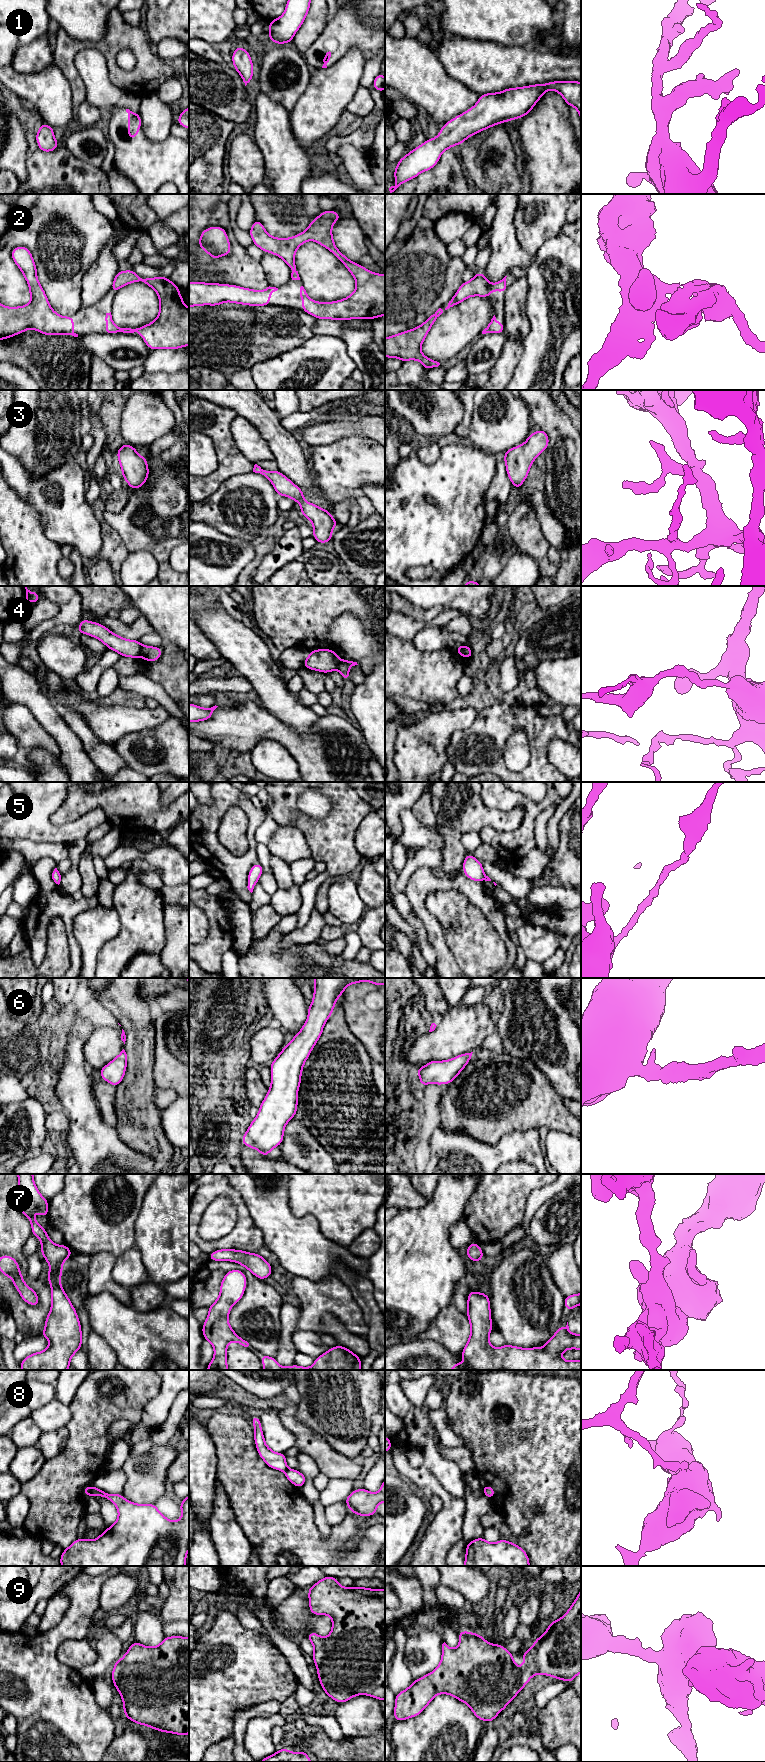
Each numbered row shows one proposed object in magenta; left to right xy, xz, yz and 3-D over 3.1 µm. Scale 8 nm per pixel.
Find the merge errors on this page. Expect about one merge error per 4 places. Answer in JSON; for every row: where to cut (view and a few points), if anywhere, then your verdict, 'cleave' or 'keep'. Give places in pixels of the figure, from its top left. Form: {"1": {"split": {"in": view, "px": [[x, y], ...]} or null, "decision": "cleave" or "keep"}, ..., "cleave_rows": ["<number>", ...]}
{"1": {"split": null, "decision": "keep"}, "2": {"split": null, "decision": "keep"}, "3": {"split": null, "decision": "keep"}, "4": {"split": {"in": "xy", "px": [[142, 645], [140, 656]]}, "decision": "cleave"}, "5": {"split": {"in": "xy", "px": [[60, 877], [55, 882]]}, "decision": "cleave"}, "6": {"split": null, "decision": "keep"}, "7": {"split": null, "decision": "keep"}, "8": {"split": {"in": "xy", "px": [[89, 1486], [90, 1494]]}, "decision": "cleave"}, "9": {"split": null, "decision": "keep"}, "cleave_rows": ["4", "5", "8"]}

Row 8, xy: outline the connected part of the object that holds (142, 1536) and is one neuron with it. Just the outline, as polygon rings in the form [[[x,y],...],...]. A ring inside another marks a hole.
[[[90,1486],[90,1495],[102,1496],[114,1503],[118,1510],[118,1519],[97,1539],[78,1538],[64,1549],[59,1558],[61,1566],[186,1566],[189,1549],[189,1495],[179,1504],[182,1517],[178,1521],[168,1520],[155,1504],[135,1504],[126,1500],[122,1494],[108,1494],[99,1488]]]

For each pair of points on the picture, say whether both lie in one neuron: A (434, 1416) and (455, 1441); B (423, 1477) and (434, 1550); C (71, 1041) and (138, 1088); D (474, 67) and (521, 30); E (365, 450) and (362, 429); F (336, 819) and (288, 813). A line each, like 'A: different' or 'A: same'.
A: same
B: same
C: different
D: different
E: different
F: same

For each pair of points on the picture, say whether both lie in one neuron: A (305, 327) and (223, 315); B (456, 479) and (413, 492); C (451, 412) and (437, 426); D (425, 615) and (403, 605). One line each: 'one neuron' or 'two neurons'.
A: one neuron
B: one neuron
C: one neuron
D: one neuron

